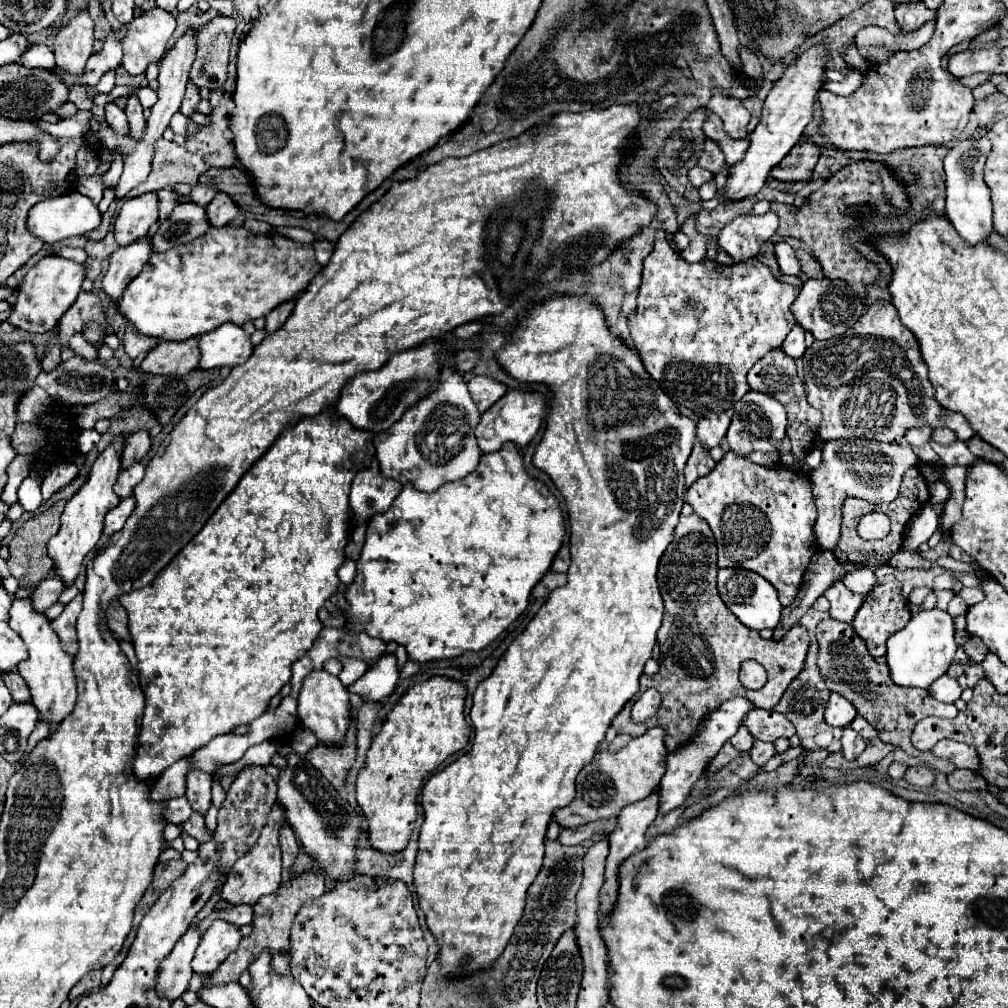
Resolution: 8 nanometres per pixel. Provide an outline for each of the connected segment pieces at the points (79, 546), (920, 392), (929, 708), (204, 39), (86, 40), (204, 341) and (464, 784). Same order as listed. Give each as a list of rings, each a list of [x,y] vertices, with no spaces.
[[[117,433],[113,437],[113,441],[105,447],[105,451],[91,465],[89,475],[87,475],[87,481],[67,501],[65,511],[61,513],[61,529],[59,529],[59,533],[47,545],[49,557],[53,557],[53,561],[55,561],[55,571],[57,571],[59,577],[65,577],[65,585],[67,587],[73,585],[75,577],[79,575],[79,569],[81,569],[81,563],[83,563],[85,555],[99,541],[105,513],[109,509],[113,509],[113,505],[119,503],[119,497],[113,491],[113,485],[115,485],[117,473],[121,471],[121,453],[123,453],[123,449],[125,449],[125,435],[123,433]]]
[[[891,301],[871,303],[867,313],[857,319],[855,327],[847,329],[843,335],[825,341],[813,341],[813,345],[807,347],[803,355],[803,367],[807,401],[823,413],[823,423],[819,425],[819,437],[823,441],[849,437],[849,429],[845,429],[845,421],[837,421],[837,413],[841,413],[841,405],[849,401],[853,385],[865,385],[865,381],[881,381],[881,385],[893,385],[893,393],[897,393],[897,401],[893,401],[893,425],[877,429],[877,441],[881,443],[901,441],[907,429],[923,425],[931,429],[949,427],[961,441],[967,441],[975,435],[969,421],[961,413],[943,409],[933,397],[935,391],[927,377],[929,369],[921,357],[919,343],[915,335],[905,329]]]
[[[835,619],[821,621],[817,625],[817,641],[819,641],[817,665],[825,677],[825,683],[829,685],[829,689],[833,693],[847,697],[857,707],[857,713],[861,717],[865,717],[873,729],[877,729],[881,741],[901,747],[907,755],[923,759],[925,765],[945,773],[945,775],[951,775],[957,769],[951,761],[937,759],[931,753],[919,751],[911,743],[911,733],[913,733],[913,727],[917,721],[921,721],[923,717],[929,717],[929,715],[955,717],[957,715],[955,705],[939,703],[937,699],[933,699],[929,695],[927,689],[895,685],[889,675],[889,667],[869,655],[865,641],[853,631],[851,625],[841,625],[841,621],[835,621]]]
[[[217,15],[213,21],[199,27],[197,57],[189,73],[189,79],[197,87],[207,87],[215,91],[227,81],[229,49],[235,35],[235,27],[235,19],[223,15]]]
[[[81,11],[57,33],[53,53],[59,69],[75,77],[85,73],[87,59],[93,53],[93,21],[87,11]]]
[[[227,321],[221,327],[201,335],[199,349],[201,349],[201,361],[199,361],[201,369],[213,369],[225,365],[235,367],[239,363],[245,363],[245,359],[253,351],[253,343],[251,335],[247,335],[241,325]]]
[[[553,297],[547,299],[543,305],[537,305],[531,313],[523,315],[519,319],[519,329],[513,333],[511,343],[497,353],[497,361],[501,367],[515,379],[527,381],[527,383],[545,383],[553,391],[553,405],[547,415],[547,429],[543,433],[541,443],[537,445],[537,451],[533,455],[535,467],[543,469],[559,489],[559,493],[567,501],[569,511],[569,549],[571,549],[571,567],[567,571],[567,585],[555,589],[545,605],[537,611],[537,615],[529,621],[525,631],[509,645],[505,655],[499,659],[493,673],[479,683],[473,695],[473,709],[471,709],[471,721],[475,727],[475,741],[473,747],[455,759],[451,765],[447,765],[443,771],[431,775],[431,779],[423,787],[421,805],[425,809],[425,821],[419,835],[419,853],[415,859],[415,891],[419,895],[419,907],[423,909],[427,917],[427,925],[431,933],[439,941],[439,961],[443,975],[465,975],[475,969],[487,967],[499,957],[513,935],[515,925],[519,923],[525,907],[527,889],[531,887],[533,879],[537,877],[545,849],[545,833],[547,825],[553,819],[553,811],[559,807],[569,805],[575,799],[575,779],[579,771],[593,759],[597,749],[601,747],[601,741],[605,739],[605,731],[609,729],[615,715],[625,707],[625,703],[639,691],[639,675],[643,673],[643,665],[651,659],[651,651],[655,645],[655,635],[661,627],[663,619],[663,599],[657,585],[657,567],[663,551],[673,541],[673,529],[679,521],[683,495],[685,495],[685,481],[683,481],[683,467],[691,455],[693,443],[695,443],[695,423],[681,415],[677,405],[661,391],[657,381],[651,379],[651,375],[645,371],[641,357],[629,349],[619,337],[615,337],[609,327],[603,321],[603,313],[599,313],[597,305],[589,297]]]

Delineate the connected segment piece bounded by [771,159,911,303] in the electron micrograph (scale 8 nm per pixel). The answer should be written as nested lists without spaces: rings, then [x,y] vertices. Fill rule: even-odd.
[[[853,161],[831,175],[823,185],[811,193],[809,203],[795,213],[791,213],[781,203],[771,203],[771,209],[779,213],[779,235],[795,237],[805,243],[817,257],[823,275],[827,279],[845,279],[859,299],[867,301],[867,287],[873,285],[879,277],[879,269],[873,261],[865,259],[855,247],[843,241],[845,233],[865,231],[865,225],[877,221],[891,223],[911,211],[911,197],[907,187],[895,177],[895,173],[881,161]]]

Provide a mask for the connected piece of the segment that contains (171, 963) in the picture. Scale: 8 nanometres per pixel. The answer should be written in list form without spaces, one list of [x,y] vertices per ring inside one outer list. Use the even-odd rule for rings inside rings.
[[[189,925],[185,935],[177,941],[169,957],[161,963],[159,969],[159,981],[157,981],[157,991],[165,995],[169,1001],[179,999],[191,981],[193,969],[191,961],[201,943],[201,929],[199,925]]]

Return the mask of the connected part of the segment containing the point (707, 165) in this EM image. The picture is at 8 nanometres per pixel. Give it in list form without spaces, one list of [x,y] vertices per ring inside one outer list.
[[[707,139],[707,143],[705,143],[705,153],[703,153],[701,159],[699,159],[699,167],[711,171],[713,175],[717,175],[721,169],[727,169],[725,157],[723,157],[721,149],[719,149],[717,143],[713,143],[711,139]]]

